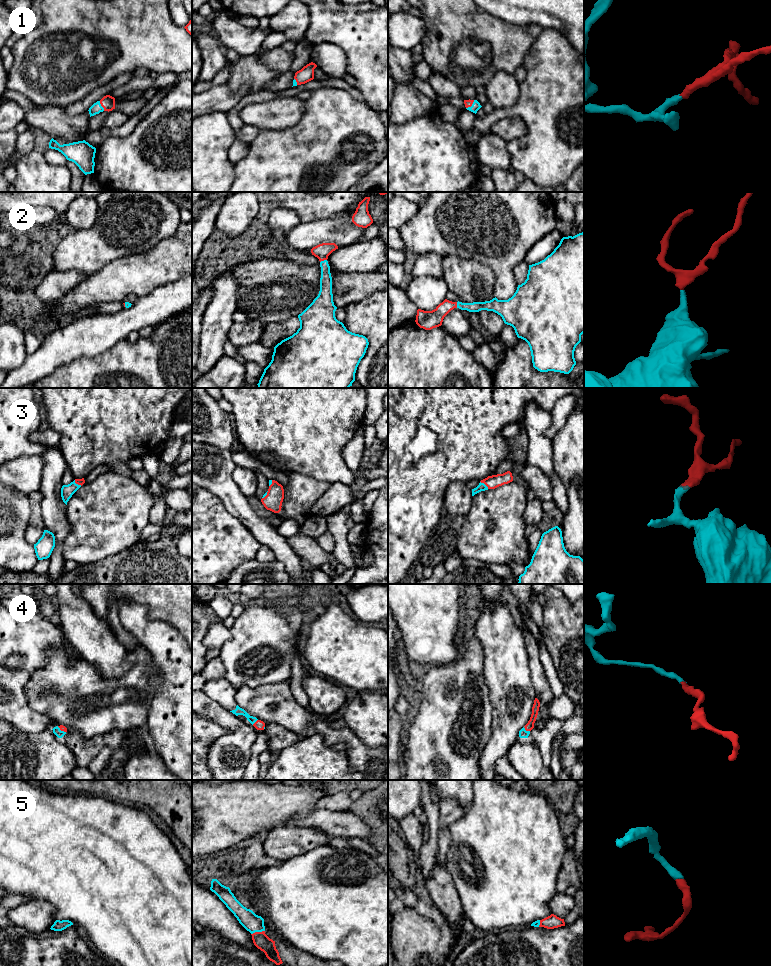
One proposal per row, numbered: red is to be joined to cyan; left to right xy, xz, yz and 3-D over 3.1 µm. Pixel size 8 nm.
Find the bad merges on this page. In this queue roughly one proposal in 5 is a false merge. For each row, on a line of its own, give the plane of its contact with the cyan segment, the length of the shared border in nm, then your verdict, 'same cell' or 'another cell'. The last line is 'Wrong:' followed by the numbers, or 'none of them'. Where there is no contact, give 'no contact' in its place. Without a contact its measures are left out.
1: contact in yz; length 100 nm; same cell
2: contact in xz; length 60 nm; same cell
3: contact in yz; length 90 nm; same cell
4: contact in yz; length 70 nm; same cell
5: contact in xz; length 120 nm; same cell
Wrong: none of them

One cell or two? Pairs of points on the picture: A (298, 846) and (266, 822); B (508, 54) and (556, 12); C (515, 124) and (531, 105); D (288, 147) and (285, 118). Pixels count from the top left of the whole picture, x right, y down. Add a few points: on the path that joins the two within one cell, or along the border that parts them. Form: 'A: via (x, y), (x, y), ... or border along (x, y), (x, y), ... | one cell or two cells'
A: border along (288, 823), (276, 826), (268, 832) | two cells
B: border along (517, 24), (539, 25), (542, 28) | two cells
C: border along (496, 121), (519, 118), (527, 131) | two cells
D: border along (304, 113), (290, 127), (263, 130) | two cells

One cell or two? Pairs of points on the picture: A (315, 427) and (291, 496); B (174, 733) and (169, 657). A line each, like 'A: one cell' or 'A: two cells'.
A: two cells
B: one cell

